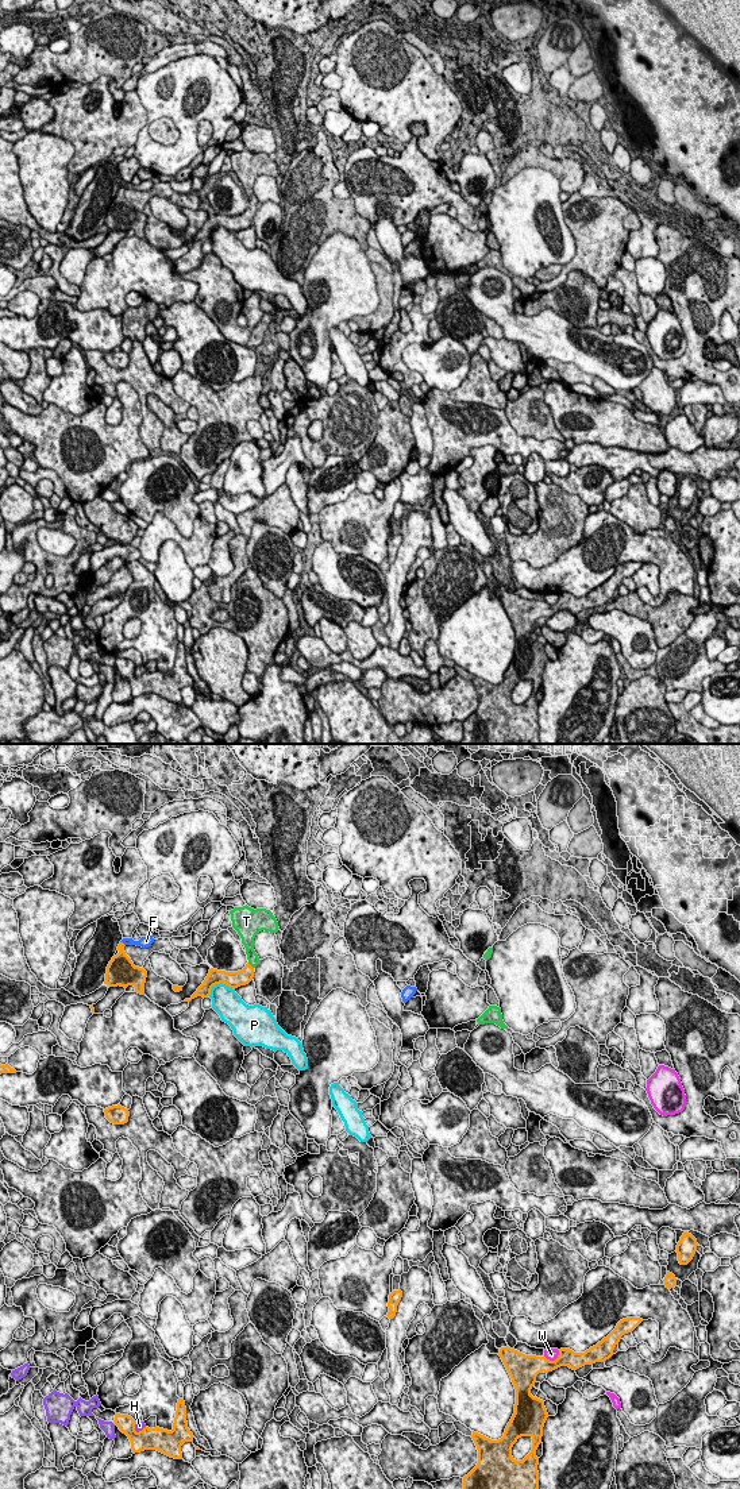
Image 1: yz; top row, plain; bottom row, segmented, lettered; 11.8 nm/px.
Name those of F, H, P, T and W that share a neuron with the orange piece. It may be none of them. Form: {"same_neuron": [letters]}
{"same_neuron": ["T"]}

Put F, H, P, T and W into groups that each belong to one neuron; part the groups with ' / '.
F / H / P / T / W

